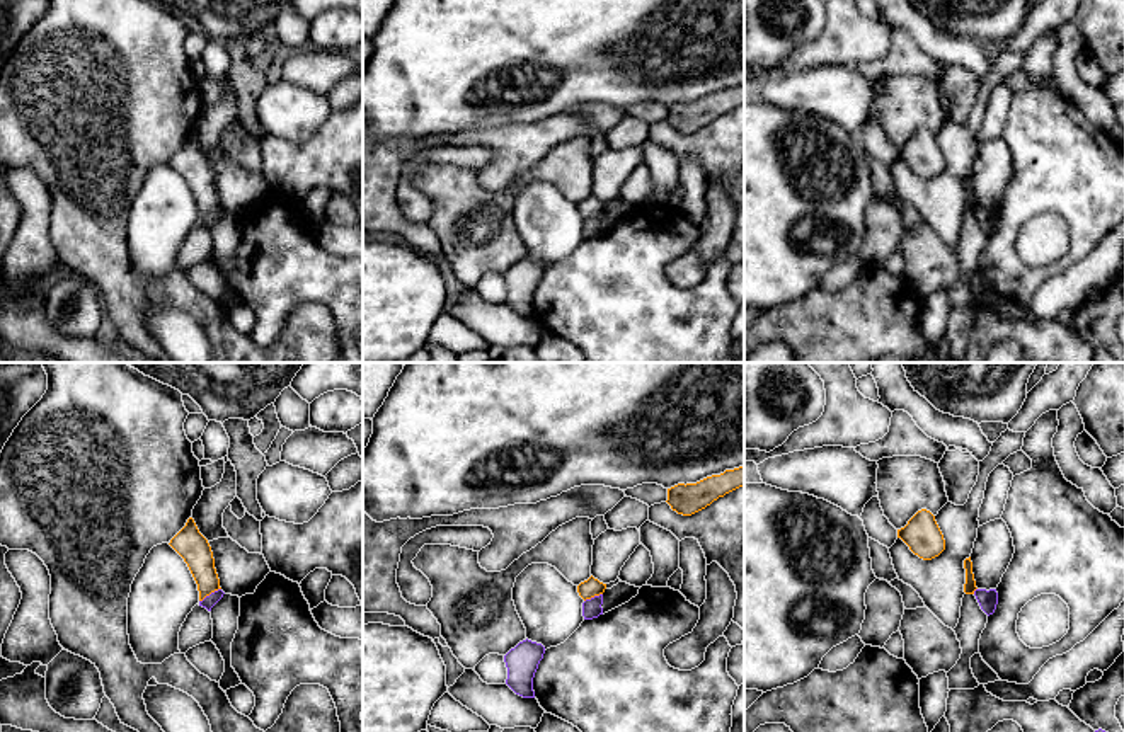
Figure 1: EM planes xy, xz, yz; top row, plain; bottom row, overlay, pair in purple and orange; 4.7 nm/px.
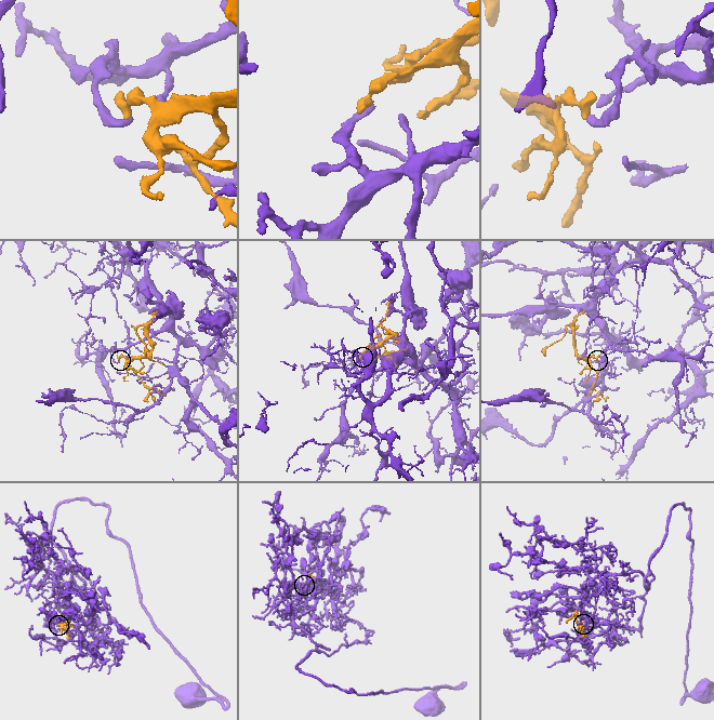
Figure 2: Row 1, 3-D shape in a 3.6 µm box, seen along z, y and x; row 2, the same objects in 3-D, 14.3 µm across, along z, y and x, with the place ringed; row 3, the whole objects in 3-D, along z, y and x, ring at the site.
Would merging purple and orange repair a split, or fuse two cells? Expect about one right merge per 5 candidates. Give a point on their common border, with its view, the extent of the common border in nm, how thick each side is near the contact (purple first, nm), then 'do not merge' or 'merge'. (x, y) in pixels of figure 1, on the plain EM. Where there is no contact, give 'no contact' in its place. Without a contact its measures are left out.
xy (212, 211) | 120 nm | 60/150 nm | do not merge

